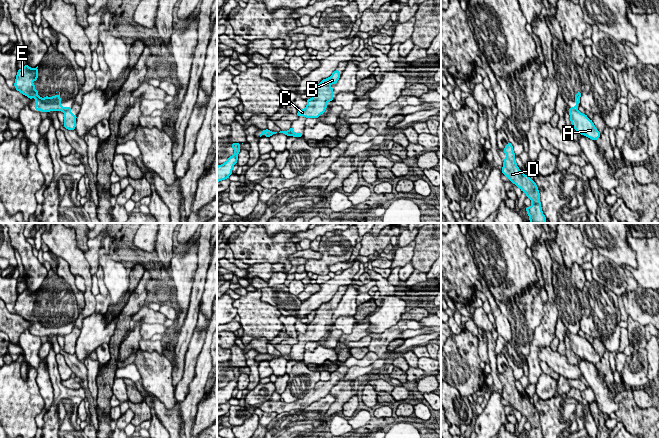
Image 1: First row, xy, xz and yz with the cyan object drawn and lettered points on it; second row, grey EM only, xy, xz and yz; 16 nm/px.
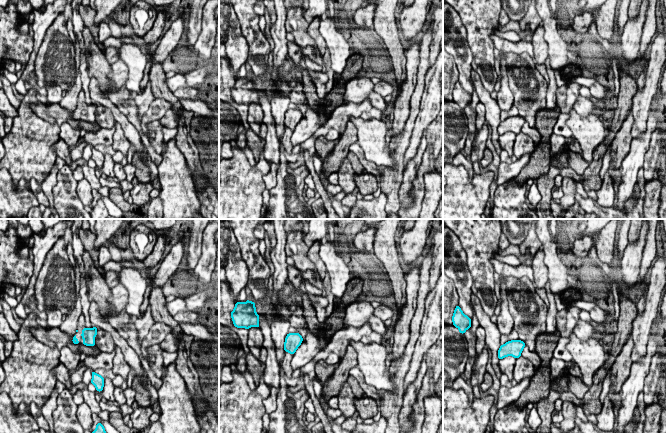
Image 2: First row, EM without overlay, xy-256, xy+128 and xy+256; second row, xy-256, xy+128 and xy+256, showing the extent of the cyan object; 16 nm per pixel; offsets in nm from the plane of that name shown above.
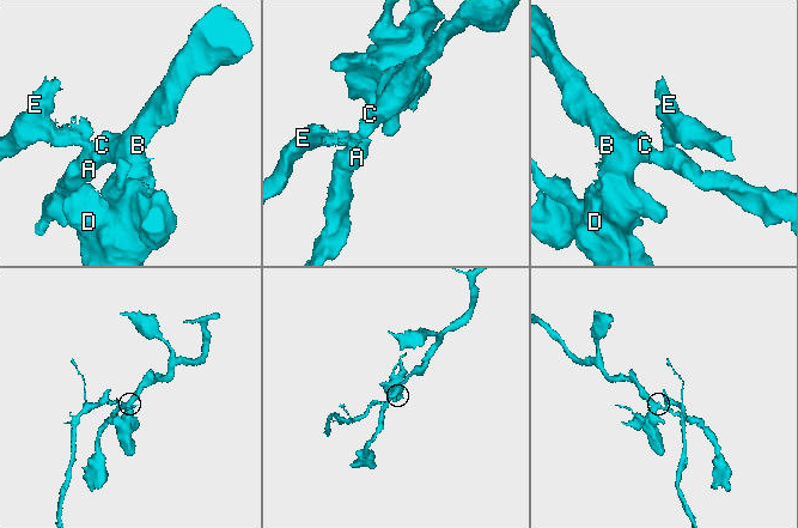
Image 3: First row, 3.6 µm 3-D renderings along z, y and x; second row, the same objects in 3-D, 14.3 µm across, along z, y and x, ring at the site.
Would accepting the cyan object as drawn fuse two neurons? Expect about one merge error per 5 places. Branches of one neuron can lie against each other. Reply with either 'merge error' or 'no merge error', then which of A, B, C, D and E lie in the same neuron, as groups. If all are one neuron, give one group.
merge error; groups A B C D / E

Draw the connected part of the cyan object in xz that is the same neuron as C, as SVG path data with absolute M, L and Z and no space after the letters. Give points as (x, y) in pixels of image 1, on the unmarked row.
M336 294L326 303L323 303L315 312L315 317L311 323L307 324L305 333L298 334L298 341L318 342L327 332L327 327L333 324L333 314L331 308L337 307L340 302L340 295Z

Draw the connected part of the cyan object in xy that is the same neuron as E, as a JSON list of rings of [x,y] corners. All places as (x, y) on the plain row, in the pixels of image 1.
[[[26,288],[22,293],[18,294],[14,307],[16,314],[29,321],[31,324],[34,321],[36,325],[35,333],[37,335],[49,336],[55,334],[64,336],[71,333],[71,331],[61,330],[60,316],[57,320],[46,320],[45,322],[41,322],[38,319],[38,315],[35,313],[35,308],[32,307],[33,305],[37,305],[37,292],[38,290],[36,292],[30,292]]]

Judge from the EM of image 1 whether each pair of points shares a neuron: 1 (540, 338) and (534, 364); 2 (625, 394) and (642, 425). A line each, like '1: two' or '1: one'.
1: one
2: one

